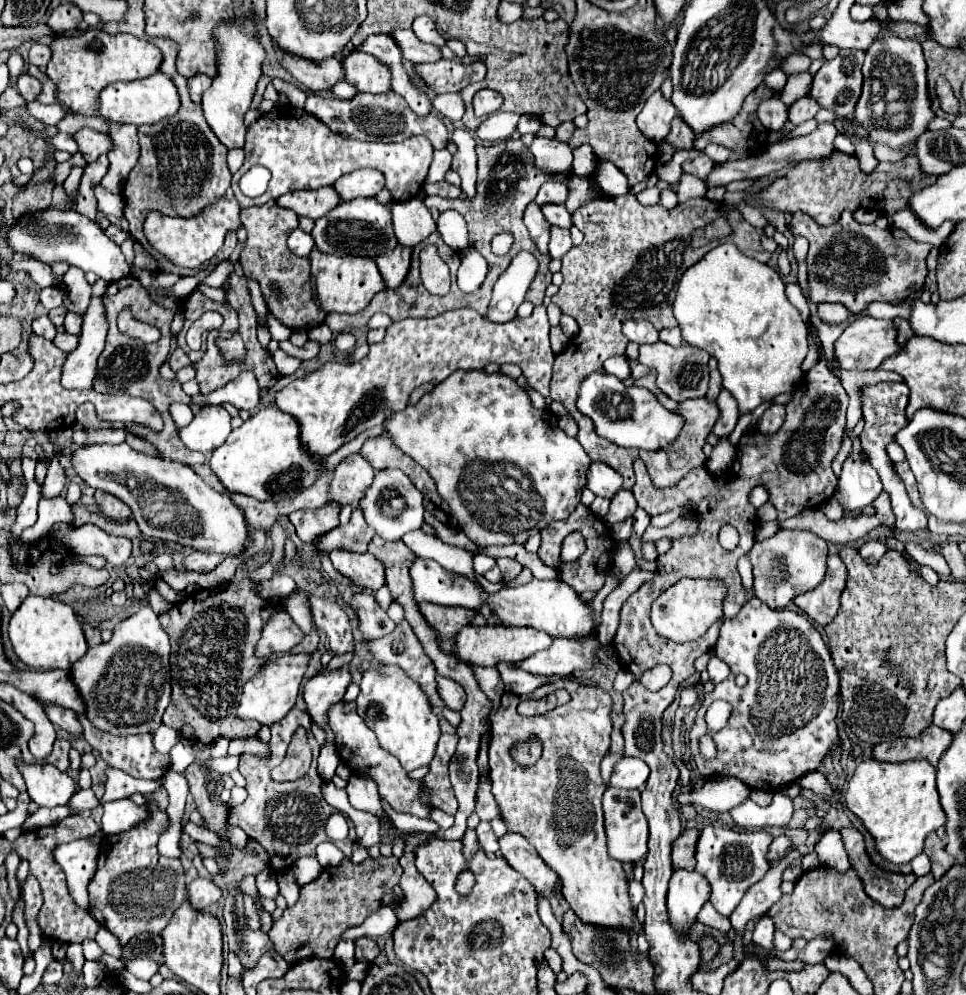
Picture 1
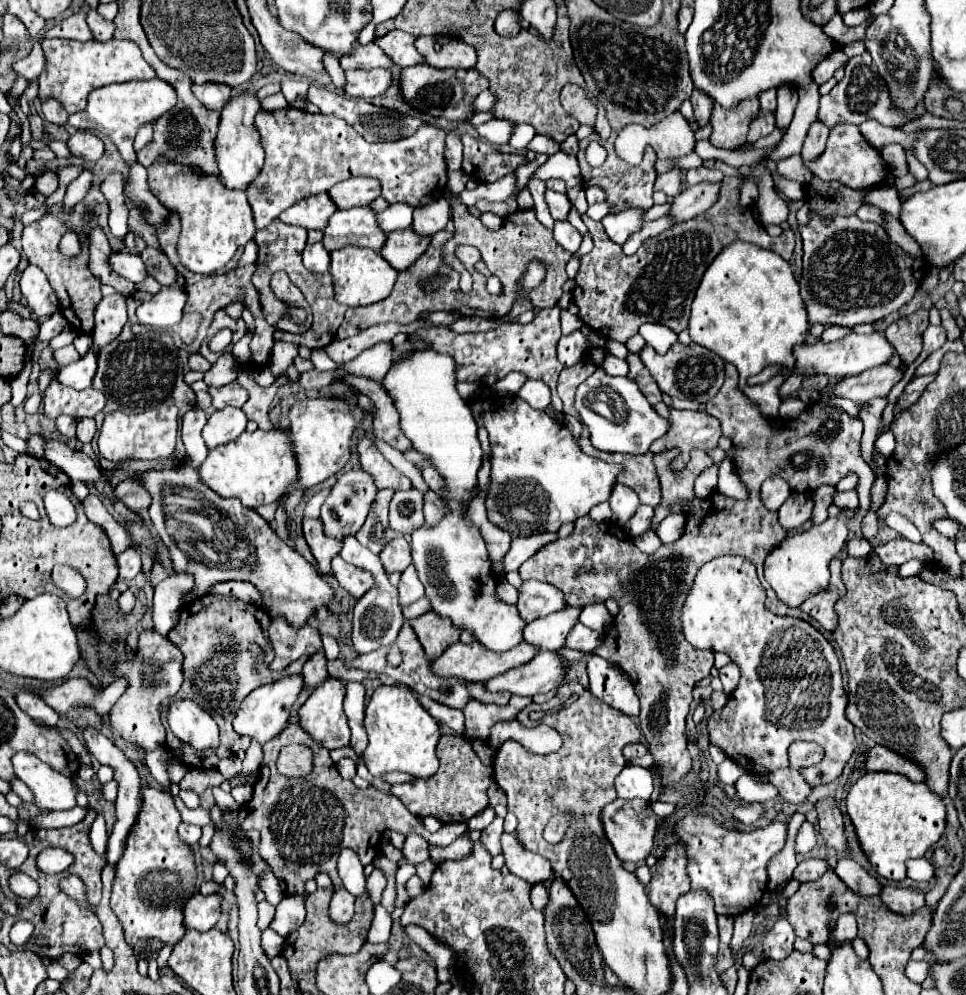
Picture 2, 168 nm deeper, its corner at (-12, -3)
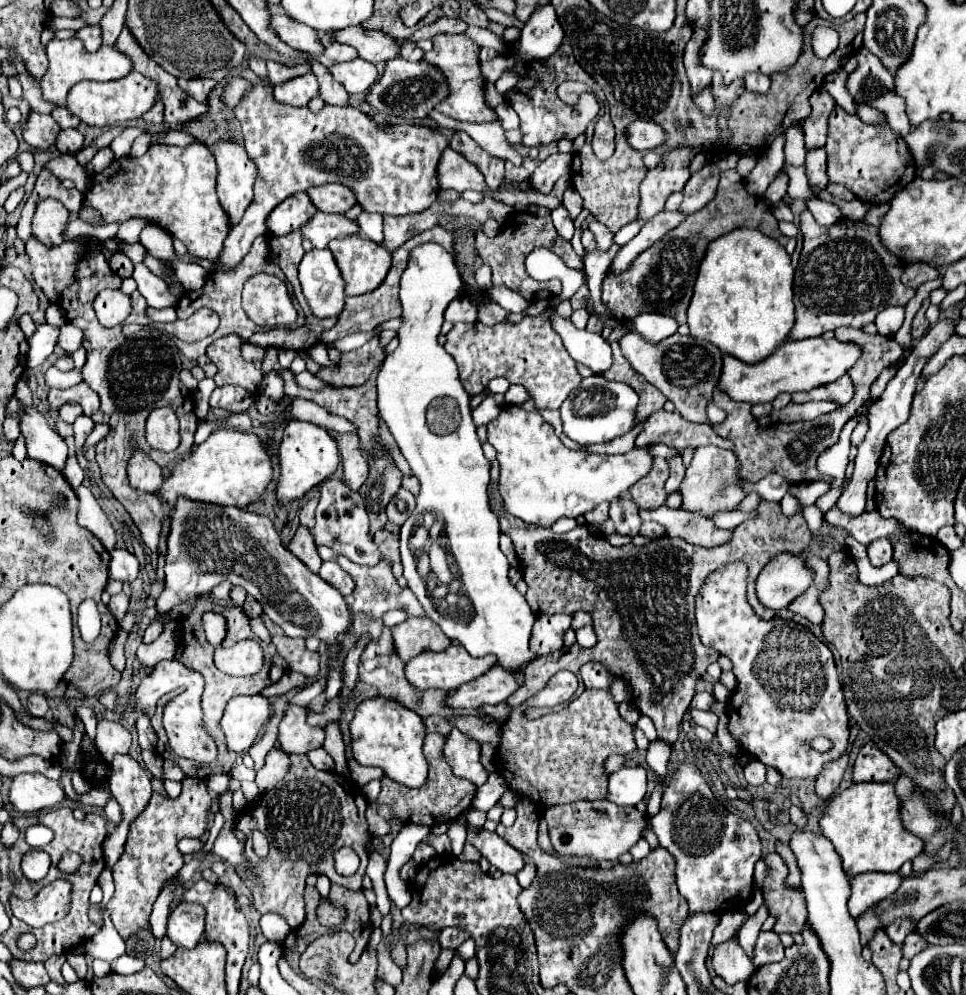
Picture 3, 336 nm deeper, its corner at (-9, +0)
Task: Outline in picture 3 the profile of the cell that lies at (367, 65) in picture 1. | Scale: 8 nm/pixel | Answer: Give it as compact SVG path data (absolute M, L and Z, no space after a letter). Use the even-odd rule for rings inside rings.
M358 57L352 61L336 63L336 67L330 67L330 73L336 81L340 81L346 87L348 93L364 93L378 79L376 67Z

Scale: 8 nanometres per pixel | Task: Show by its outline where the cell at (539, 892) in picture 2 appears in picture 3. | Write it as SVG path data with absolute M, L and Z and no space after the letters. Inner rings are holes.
M526 861L524 867L516 873L516 879L518 879L518 883L520 883L522 887L528 887L528 885L534 881L534 877L536 877L536 867L534 867L530 861Z

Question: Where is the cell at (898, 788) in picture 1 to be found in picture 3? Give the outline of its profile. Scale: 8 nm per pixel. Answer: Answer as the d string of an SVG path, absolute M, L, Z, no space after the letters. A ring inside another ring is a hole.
M892 783L850 785L842 793L834 795L818 823L822 835L834 843L836 853L842 857L842 867L850 877L866 871L896 873L902 863L912 861L924 849L924 841L902 827L900 801Z

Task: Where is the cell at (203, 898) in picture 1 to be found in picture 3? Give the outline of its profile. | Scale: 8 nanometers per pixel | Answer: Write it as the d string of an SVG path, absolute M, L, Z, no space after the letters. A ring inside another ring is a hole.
M180 903L168 917L166 937L184 949L192 949L204 935L204 907L198 903Z

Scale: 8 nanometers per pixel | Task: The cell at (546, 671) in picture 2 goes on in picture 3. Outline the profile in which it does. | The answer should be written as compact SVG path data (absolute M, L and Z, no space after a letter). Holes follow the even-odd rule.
M494 665L478 679L462 685L458 691L448 695L444 705L452 709L478 709L482 705L496 705L500 701L506 701L518 687L520 683L512 671L502 671L502 667Z

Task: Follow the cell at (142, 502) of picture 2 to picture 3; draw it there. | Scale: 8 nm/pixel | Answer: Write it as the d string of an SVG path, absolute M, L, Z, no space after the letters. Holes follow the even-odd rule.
M134 445L132 457L128 461L128 481L136 489L144 491L156 491L162 483L162 469L148 457L144 455L142 449Z

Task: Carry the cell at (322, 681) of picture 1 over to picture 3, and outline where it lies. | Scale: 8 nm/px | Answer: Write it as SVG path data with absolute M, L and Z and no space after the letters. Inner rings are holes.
M288 705L288 711L278 727L278 749L284 753L308 753L310 749L322 747L324 741L324 729L310 727L306 723L308 709Z

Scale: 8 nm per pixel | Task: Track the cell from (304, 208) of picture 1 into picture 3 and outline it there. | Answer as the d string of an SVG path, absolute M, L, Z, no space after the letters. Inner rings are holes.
M296 193L272 209L272 213L266 219L266 227L274 235L286 235L290 231L300 229L300 225L304 225L314 213L316 207L308 199L308 195Z

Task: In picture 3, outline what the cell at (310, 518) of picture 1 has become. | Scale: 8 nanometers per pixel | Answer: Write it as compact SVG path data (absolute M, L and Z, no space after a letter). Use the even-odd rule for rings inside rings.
M298 527L294 539L288 543L288 549L292 555L296 555L312 573L318 573L320 565L322 565L322 559L316 551L316 543L310 535L310 531L306 527Z

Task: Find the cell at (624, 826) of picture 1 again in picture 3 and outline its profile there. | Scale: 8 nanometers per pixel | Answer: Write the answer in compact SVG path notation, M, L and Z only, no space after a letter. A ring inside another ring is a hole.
M606 799L554 805L544 809L540 815L548 823L550 841L556 853L586 857L594 863L616 861L640 839L640 833L646 825L646 815L640 813L636 807L618 807Z

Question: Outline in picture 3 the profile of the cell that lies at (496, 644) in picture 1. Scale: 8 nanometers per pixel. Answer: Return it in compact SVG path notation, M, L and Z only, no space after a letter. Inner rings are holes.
M452 645L446 651L440 653L432 653L432 651L422 651L418 657L410 659L406 663L404 675L408 679L408 683L412 687L416 687L418 691L426 691L426 689L442 689L442 691L456 691L460 685L480 677L482 673L486 673L488 669L492 669L496 663L496 659L492 655L486 657L472 657L468 651L464 651L464 647L460 645Z

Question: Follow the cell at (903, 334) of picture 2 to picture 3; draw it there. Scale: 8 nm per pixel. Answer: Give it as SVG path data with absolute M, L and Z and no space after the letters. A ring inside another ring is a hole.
M926 299L924 303L922 303L922 307L920 307L920 311L916 313L916 317L914 317L914 321L912 321L912 337L914 339L920 339L926 331L928 331L928 327L930 327L930 323L928 323L928 319L926 319L926 309L928 309L928 305L930 305L930 299Z

